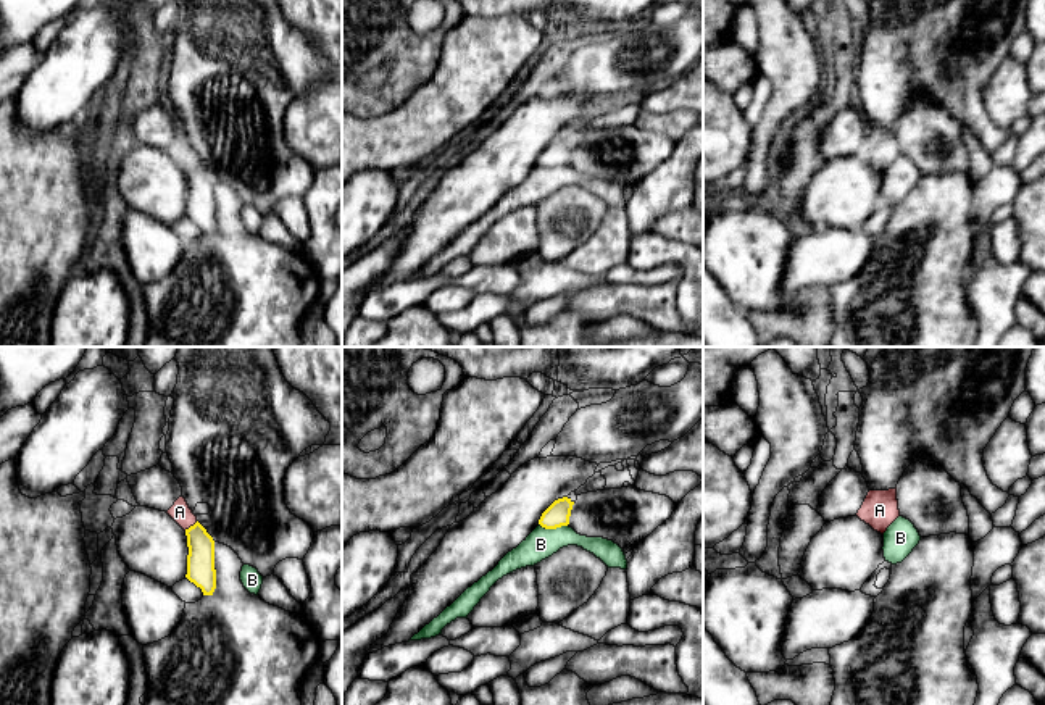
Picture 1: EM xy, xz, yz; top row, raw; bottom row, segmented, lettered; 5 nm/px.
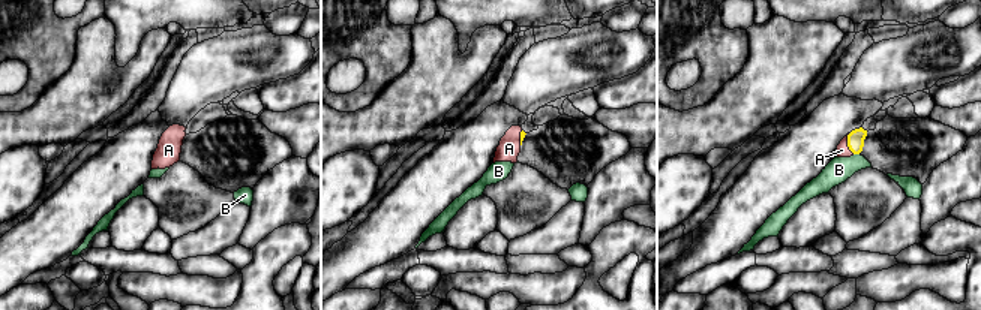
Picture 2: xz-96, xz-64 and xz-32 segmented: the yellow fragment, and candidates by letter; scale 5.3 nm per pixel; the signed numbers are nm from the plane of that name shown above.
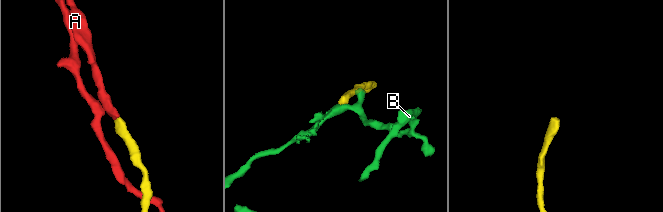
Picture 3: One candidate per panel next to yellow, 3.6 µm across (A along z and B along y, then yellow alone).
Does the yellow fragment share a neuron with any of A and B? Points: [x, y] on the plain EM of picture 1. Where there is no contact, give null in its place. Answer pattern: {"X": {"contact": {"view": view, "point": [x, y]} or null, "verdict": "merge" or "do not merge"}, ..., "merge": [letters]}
{"A": {"contact": {"view": "xy", "point": [191, 165]}, "verdict": "merge"}, "B": {"contact": {"view": "xz", "point": [553, 166]}, "verdict": "do not merge"}, "merge": ["A"]}

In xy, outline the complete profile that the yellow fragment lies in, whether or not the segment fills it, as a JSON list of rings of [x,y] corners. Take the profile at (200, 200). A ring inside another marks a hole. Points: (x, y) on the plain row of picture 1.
[[[179,136],[166,150],[187,174],[187,213],[185,216],[202,227],[203,234],[213,234],[216,227],[214,179],[197,160],[184,136]]]

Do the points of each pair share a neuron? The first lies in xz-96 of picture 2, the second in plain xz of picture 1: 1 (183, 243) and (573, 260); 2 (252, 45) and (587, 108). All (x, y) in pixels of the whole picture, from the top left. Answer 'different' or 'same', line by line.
1: same
2: different

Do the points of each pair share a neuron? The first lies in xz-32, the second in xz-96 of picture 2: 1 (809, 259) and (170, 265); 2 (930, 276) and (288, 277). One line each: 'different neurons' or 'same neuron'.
1: same neuron
2: same neuron

